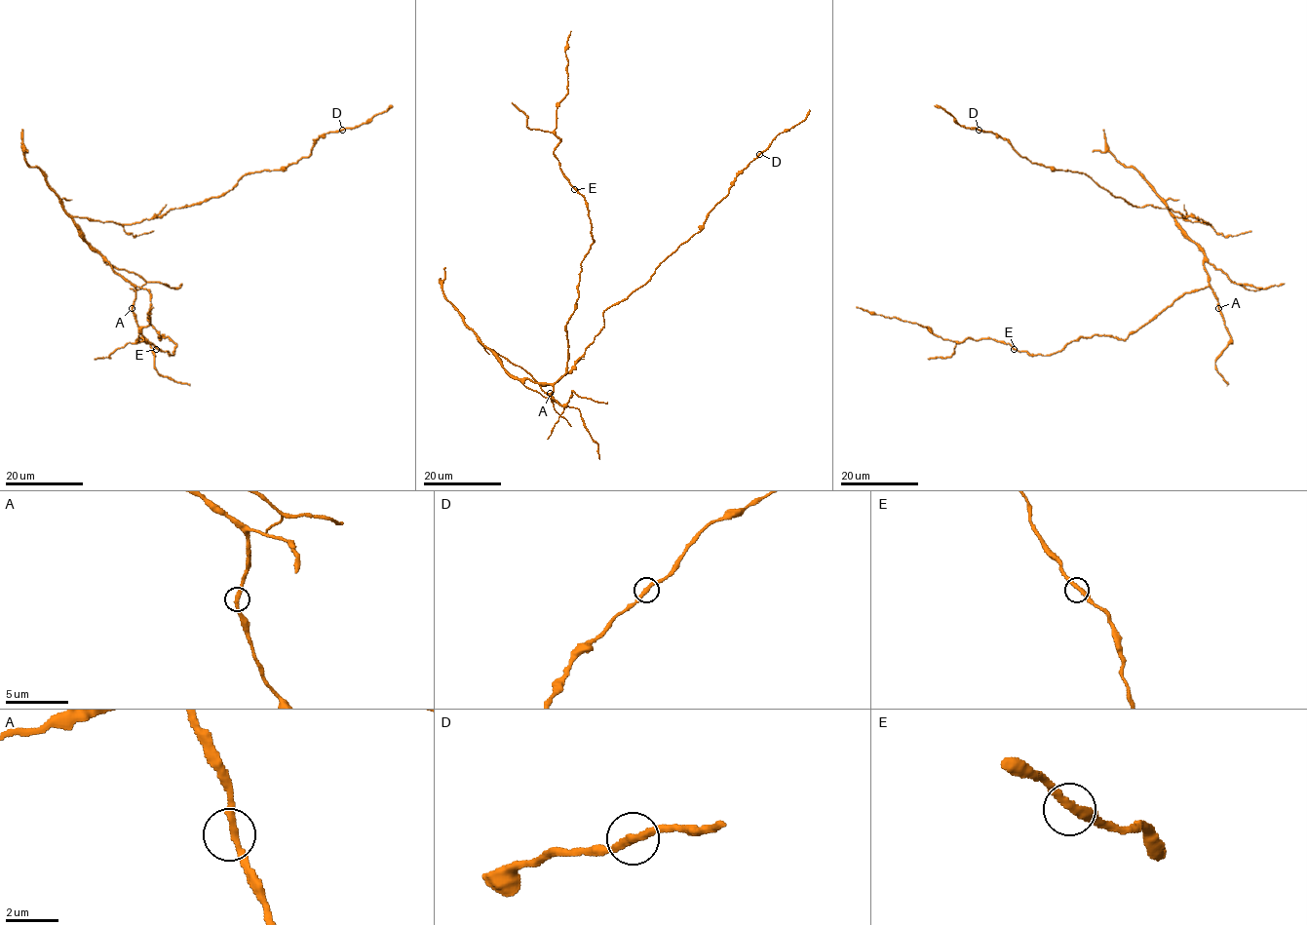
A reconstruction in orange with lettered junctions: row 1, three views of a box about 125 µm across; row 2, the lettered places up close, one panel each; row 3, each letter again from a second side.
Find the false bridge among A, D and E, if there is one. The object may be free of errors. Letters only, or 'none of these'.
none of these

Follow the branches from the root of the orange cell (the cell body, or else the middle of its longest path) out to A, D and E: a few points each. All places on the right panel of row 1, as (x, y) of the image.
A: (1184, 229), (1205, 256), (1204, 268), (1218, 308)
D: (1184, 229), (1174, 216), (1210, 223), (1168, 208), (1130, 204), (1086, 173), (1032, 163), (1006, 139), (979, 129)
E: (1184, 229), (1205, 256), (1208, 287), (1185, 292), (1124, 340), (1104, 335), (1080, 337), (1045, 356), (1014, 349)

